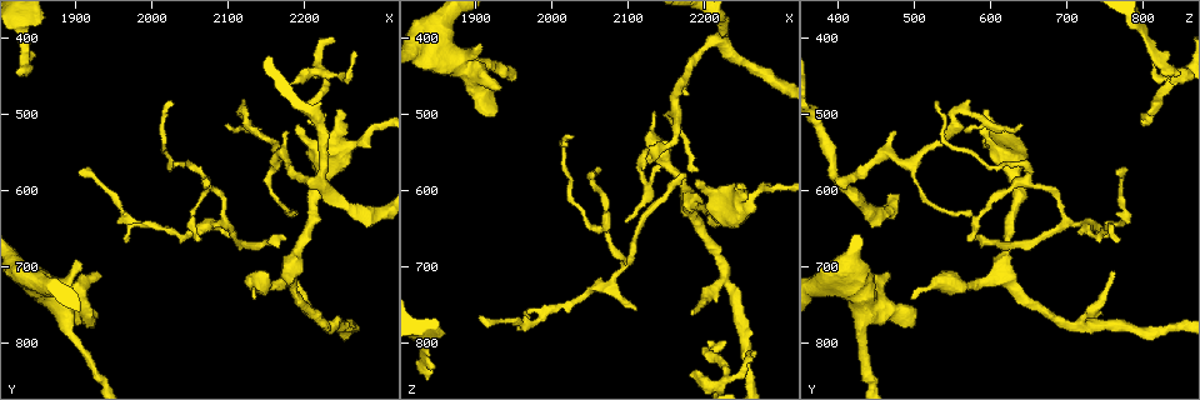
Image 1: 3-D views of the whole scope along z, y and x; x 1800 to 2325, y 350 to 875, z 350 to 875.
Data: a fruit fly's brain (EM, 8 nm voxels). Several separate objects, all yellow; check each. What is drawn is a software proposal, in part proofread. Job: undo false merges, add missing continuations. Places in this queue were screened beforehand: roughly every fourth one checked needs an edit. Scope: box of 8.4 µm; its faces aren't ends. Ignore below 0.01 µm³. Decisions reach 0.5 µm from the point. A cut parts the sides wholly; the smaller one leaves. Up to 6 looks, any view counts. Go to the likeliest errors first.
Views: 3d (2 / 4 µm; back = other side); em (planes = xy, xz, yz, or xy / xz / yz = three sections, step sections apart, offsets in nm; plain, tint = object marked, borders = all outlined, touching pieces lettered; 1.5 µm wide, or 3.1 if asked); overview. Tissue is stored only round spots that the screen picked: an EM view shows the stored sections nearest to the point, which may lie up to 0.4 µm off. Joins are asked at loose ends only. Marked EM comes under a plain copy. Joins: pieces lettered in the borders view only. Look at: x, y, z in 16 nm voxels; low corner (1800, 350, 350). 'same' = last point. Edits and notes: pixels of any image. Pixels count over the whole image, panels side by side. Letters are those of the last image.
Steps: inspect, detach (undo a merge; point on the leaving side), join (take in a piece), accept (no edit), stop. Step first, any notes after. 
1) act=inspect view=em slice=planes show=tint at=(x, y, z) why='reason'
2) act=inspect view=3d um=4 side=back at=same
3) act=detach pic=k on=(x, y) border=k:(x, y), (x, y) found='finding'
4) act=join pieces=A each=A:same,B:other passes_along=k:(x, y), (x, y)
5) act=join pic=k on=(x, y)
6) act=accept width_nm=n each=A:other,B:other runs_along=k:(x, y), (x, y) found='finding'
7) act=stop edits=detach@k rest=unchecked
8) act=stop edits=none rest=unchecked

act=inspect view=em slice=planes show=borders at=(2135, 745, 490) why='branch stops here'

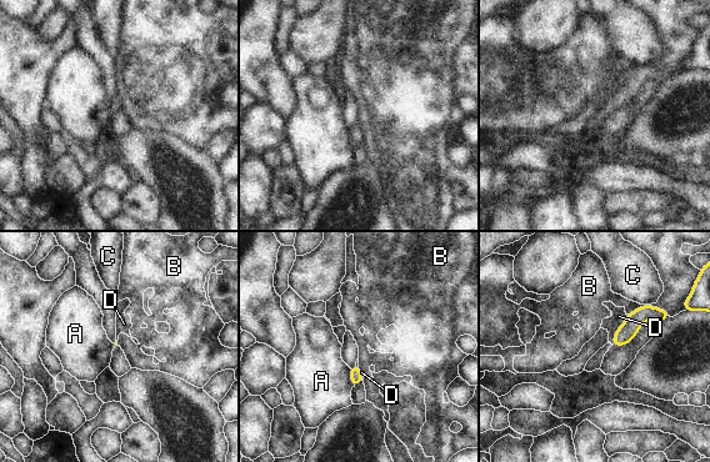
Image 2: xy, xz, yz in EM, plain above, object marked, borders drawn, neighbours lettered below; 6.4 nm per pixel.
act=accept each=A:other,B:other,C:other,D:other runs_along=2:(664, 315), (645, 314), (616, 342) found='no lettered piece goes on from it'

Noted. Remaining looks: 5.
act=inspect view=em slice=planes show=borders at=(2225, 500, 800) why='branch stops here'

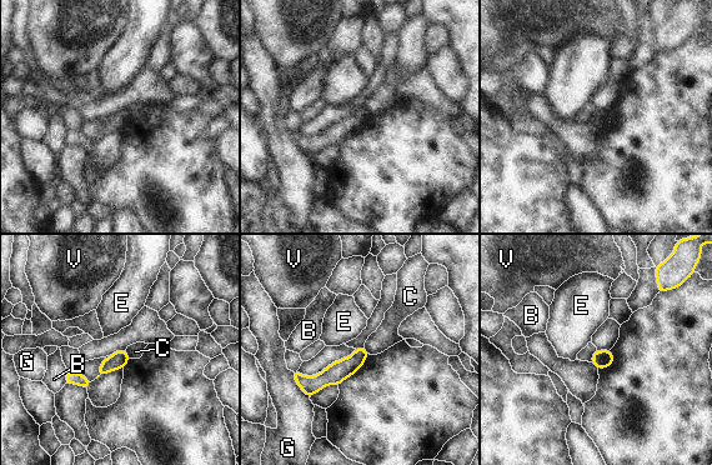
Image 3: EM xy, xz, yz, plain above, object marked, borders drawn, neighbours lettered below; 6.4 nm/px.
act=accept width_nm=110 longest_contact=G:200nm each=B:other,C:other,E:other,G:other,V:other found='no lettered piece goes on from it'

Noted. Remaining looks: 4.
act=inspect view=em slice=planes show=borders at=(2240, 495, 595) why='branch stops here'

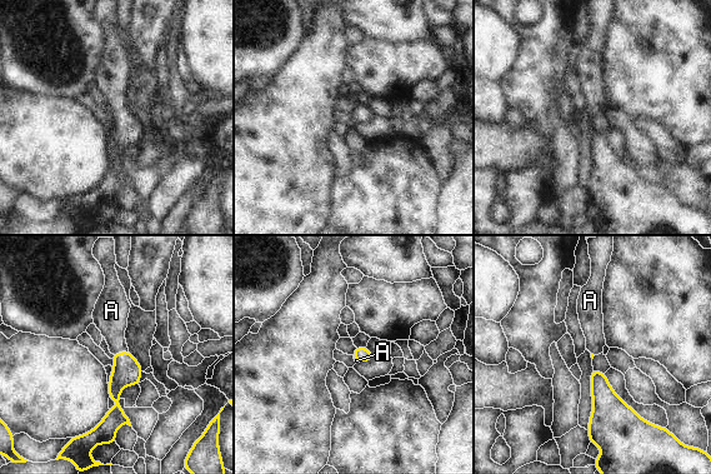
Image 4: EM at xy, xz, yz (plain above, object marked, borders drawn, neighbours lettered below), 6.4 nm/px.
act=join pieces=A each=A:same passes_along=4:(126, 370), (121, 352), (110, 315) found='the neuron continues'

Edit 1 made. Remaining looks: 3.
act=stop edits=join@4 rest=unchecked

